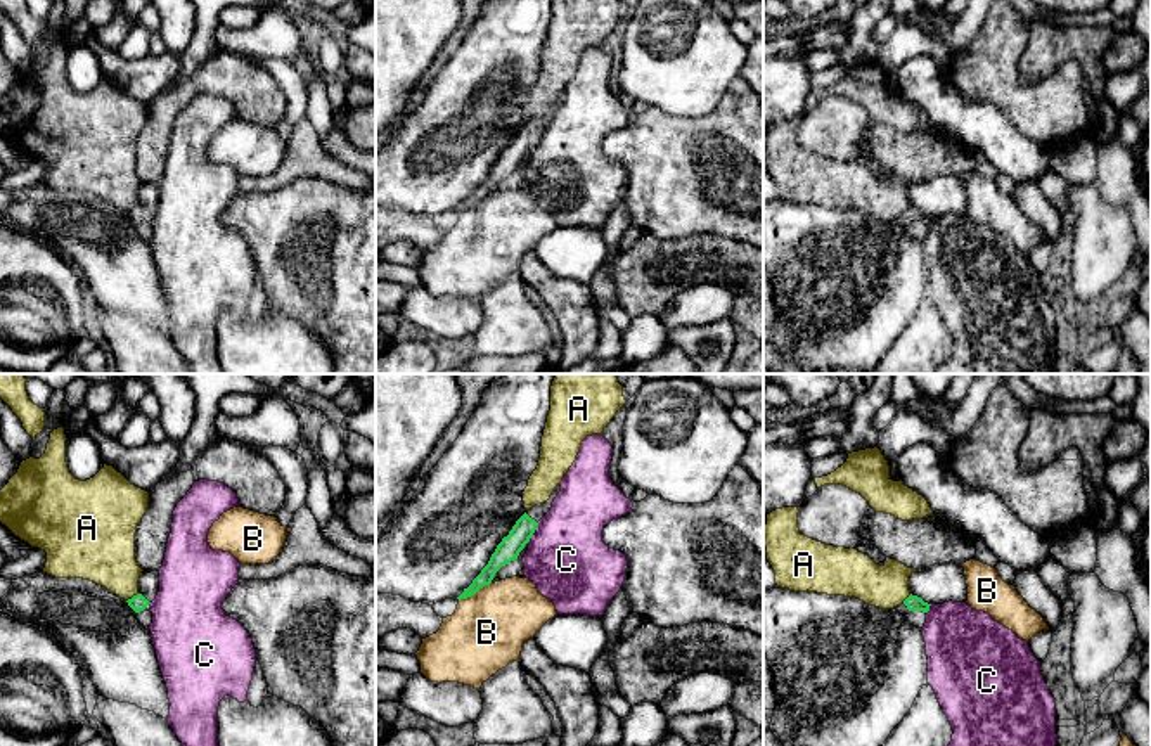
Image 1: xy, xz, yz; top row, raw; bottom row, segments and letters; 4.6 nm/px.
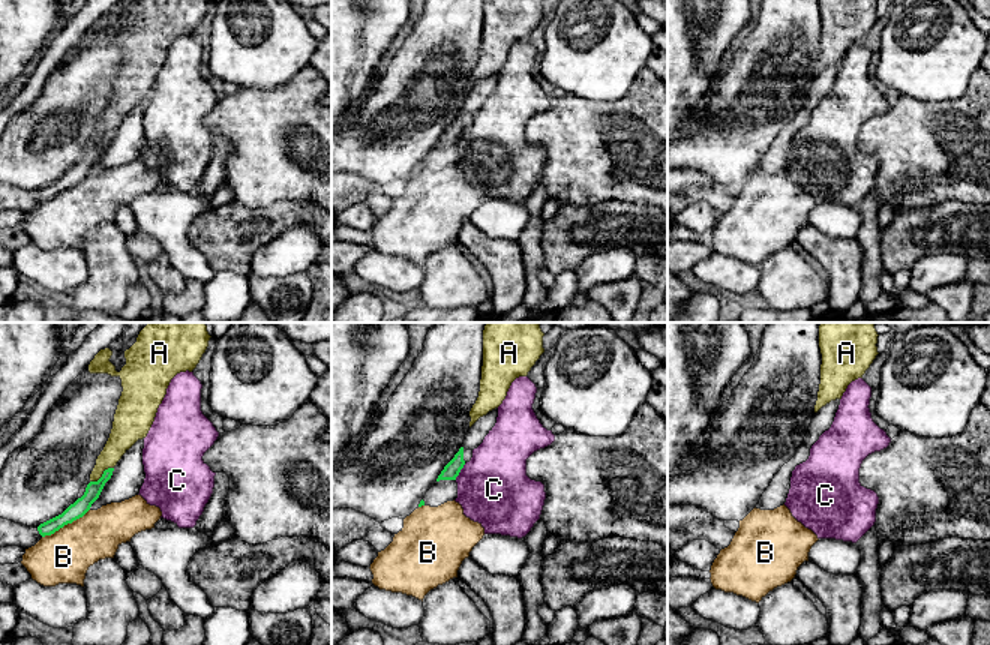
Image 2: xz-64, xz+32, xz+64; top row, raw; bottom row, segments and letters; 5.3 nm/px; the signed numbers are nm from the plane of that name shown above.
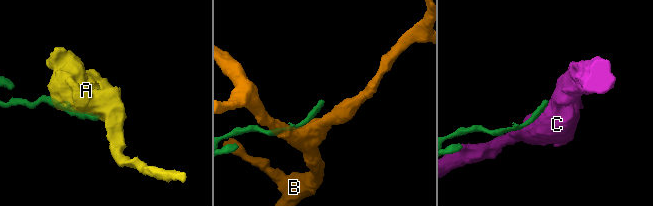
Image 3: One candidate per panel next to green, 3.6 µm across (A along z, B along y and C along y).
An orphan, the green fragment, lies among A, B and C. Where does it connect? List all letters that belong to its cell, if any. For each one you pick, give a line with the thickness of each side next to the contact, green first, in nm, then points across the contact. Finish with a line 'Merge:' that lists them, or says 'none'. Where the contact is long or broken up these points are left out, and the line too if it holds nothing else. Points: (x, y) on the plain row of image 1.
Merge: none

